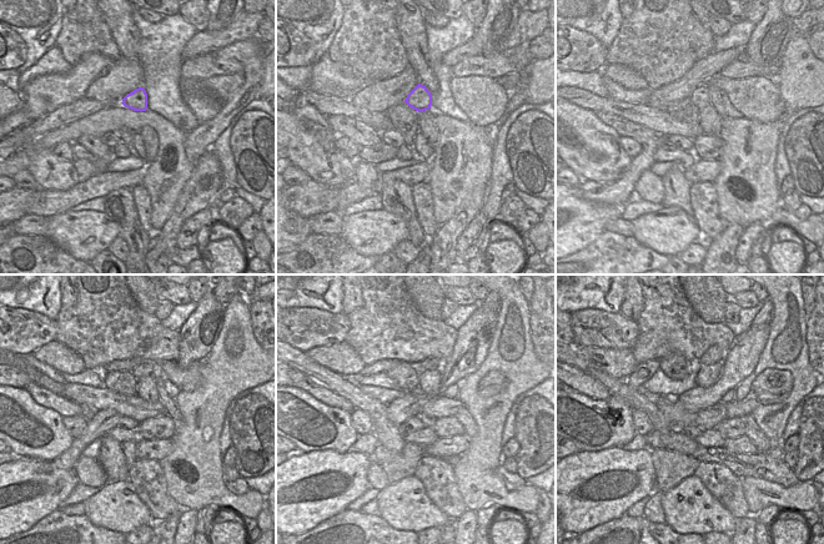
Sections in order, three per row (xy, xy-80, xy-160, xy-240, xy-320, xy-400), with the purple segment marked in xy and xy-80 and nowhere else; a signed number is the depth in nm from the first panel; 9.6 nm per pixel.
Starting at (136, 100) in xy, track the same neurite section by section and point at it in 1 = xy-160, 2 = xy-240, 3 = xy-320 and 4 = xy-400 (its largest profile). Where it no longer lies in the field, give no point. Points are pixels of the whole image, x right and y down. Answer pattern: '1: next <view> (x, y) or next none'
1: next xy-160 (699, 96)
2: next xy-240 (146, 368)
3: next xy-320 (430, 363)
4: next xy-400 (714, 353)

